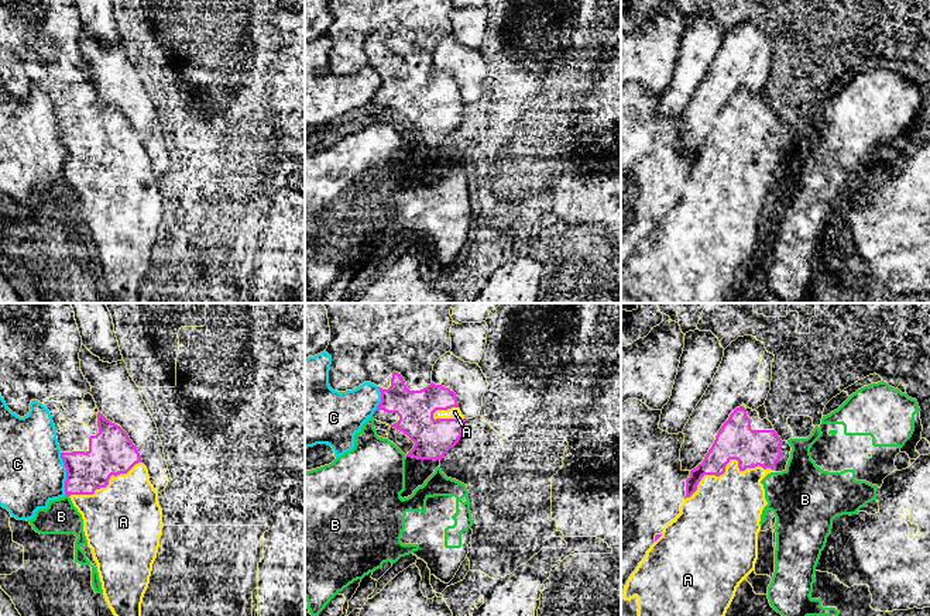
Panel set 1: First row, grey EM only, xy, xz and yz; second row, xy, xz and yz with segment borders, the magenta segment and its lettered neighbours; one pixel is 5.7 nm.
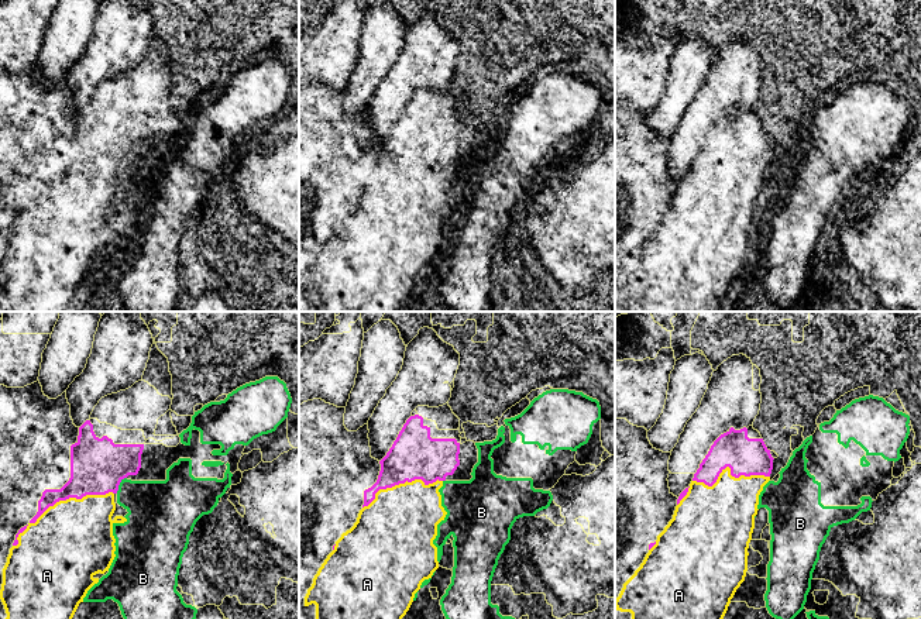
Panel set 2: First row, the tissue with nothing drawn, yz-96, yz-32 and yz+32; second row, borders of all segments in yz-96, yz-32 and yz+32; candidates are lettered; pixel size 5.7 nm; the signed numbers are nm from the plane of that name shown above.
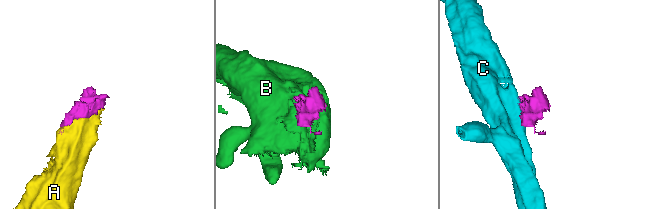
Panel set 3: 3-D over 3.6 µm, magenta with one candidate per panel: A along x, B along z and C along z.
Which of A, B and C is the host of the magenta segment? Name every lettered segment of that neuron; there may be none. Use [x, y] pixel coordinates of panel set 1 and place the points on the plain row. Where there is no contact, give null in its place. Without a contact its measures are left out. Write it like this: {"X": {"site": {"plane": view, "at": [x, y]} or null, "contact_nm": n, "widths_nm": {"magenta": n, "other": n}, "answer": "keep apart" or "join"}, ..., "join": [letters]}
{"A": {"site": {"plane": "yz", "at": [726, 150]}, "contact_nm": 550, "widths_nm": {"magenta": 220, "other": 400}, "answer": "join"}, "B": {"site": {"plane": "xy", "at": [67, 178]}, "contact_nm": 40, "widths_nm": {"magenta": 220, "other": 190}, "answer": "keep apart"}, "C": {"site": {"plane": "xy", "at": [67, 157]}, "contact_nm": 240, "widths_nm": {"magenta": 220, "other": 360}, "answer": "keep apart"}, "join": ["A"]}

